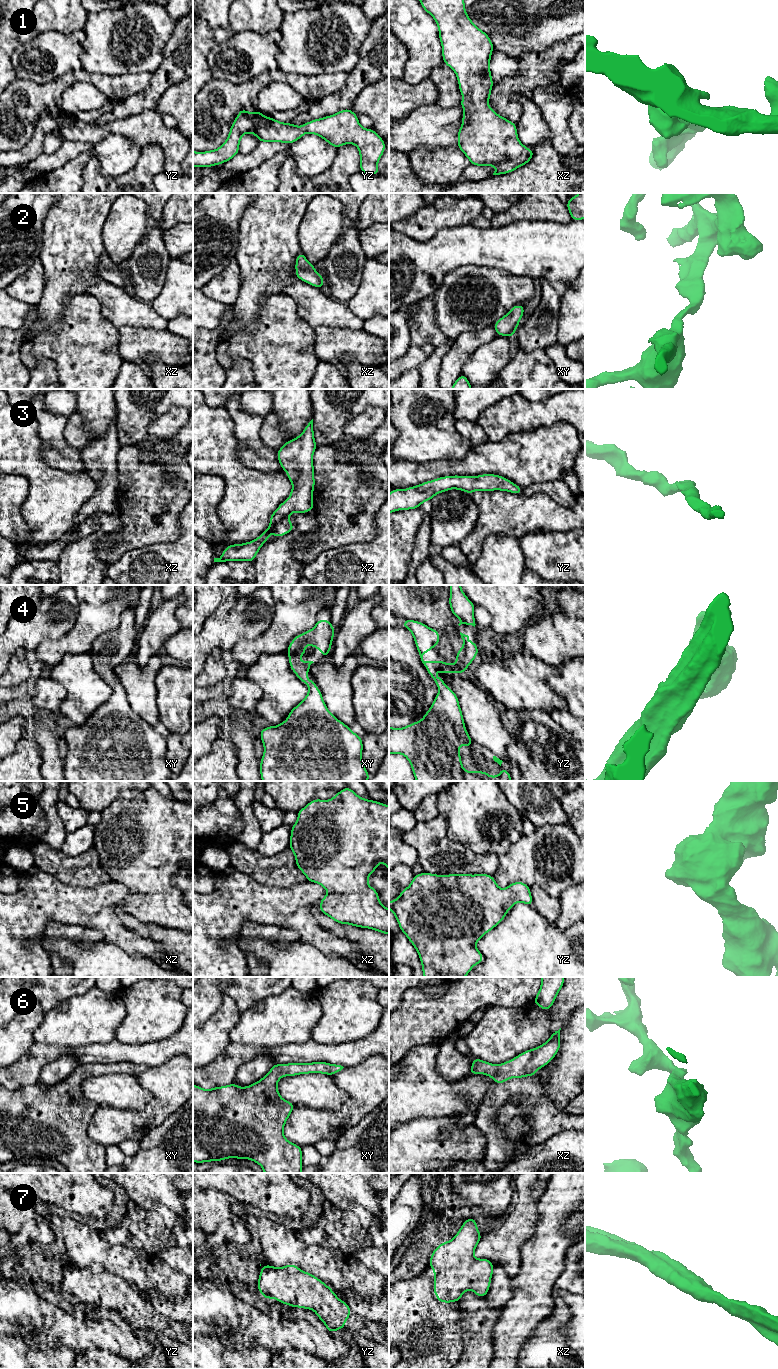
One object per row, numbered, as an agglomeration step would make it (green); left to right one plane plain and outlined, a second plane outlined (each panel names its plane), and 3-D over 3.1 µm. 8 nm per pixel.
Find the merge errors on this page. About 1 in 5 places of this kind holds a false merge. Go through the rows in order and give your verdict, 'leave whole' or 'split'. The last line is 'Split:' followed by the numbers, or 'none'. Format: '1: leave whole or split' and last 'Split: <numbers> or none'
1: leave whole
2: leave whole
3: leave whole
4: leave whole
5: leave whole
6: leave whole
7: leave whole
Split: none

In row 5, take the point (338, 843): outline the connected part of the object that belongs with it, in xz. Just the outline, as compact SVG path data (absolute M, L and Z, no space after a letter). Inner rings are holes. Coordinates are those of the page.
M347 786L329 800L314 799L310 801L304 808L297 812L297 815L298 819L296 823L291 826L289 848L294 853L296 866L306 876L307 880L320 884L328 891L328 894L320 901L319 910L339 924L368 928L389 935L389 909L381 904L378 892L372 886L368 885L368 878L377 869L379 863L384 863L389 870L389 805L364 799Z

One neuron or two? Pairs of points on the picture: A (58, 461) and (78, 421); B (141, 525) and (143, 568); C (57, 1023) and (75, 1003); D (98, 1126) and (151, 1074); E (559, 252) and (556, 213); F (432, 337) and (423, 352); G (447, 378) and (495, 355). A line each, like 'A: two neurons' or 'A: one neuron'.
A: two neurons
B: two neurons
C: one neuron
D: one neuron
E: two neurons
F: two neurons
G: two neurons

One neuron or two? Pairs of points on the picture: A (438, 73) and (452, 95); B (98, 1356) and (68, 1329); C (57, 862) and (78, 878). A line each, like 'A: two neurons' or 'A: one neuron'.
A: one neuron
B: two neurons
C: one neuron

